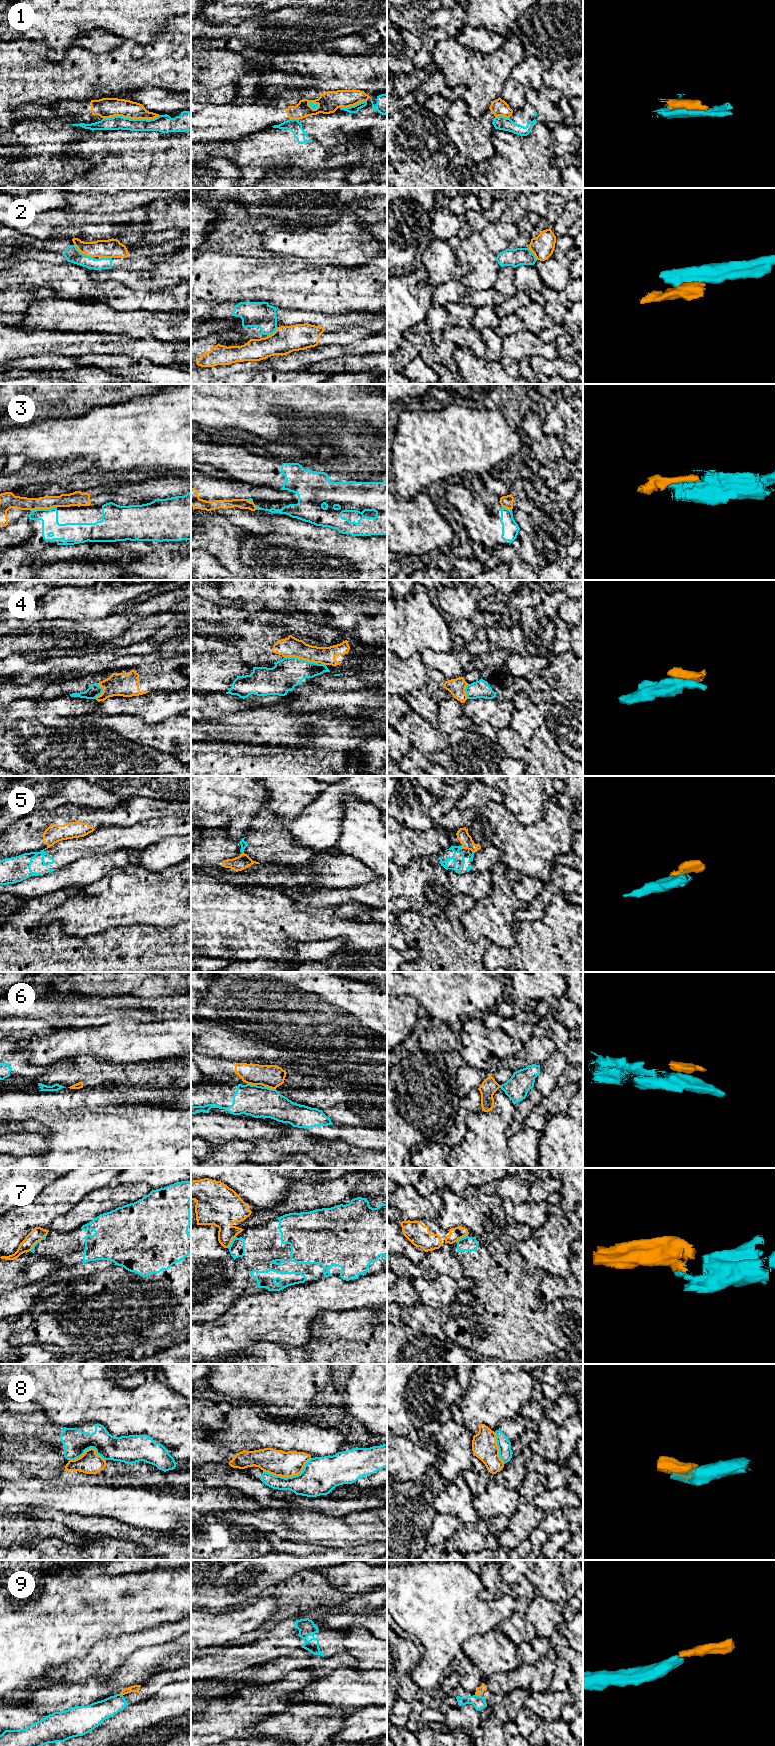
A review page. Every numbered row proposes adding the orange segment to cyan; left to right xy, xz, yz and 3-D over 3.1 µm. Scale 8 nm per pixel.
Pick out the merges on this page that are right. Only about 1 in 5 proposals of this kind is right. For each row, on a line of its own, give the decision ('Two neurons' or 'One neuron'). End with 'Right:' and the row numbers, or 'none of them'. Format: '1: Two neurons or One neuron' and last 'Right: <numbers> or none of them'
1: Two neurons
2: Two neurons
3: Two neurons
4: Two neurons
5: Two neurons
6: Two neurons
7: Two neurons
8: Two neurons
9: Two neurons
Right: none of them

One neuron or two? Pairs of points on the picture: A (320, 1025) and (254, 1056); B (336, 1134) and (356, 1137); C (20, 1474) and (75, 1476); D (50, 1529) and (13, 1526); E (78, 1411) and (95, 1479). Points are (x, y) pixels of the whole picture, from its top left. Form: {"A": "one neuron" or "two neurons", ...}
{"A": "two neurons", "B": "one neuron", "C": "one neuron", "D": "one neuron", "E": "two neurons"}

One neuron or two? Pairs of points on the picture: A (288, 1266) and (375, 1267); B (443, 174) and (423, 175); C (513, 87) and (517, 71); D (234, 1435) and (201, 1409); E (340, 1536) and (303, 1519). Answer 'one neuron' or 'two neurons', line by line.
A: one neuron
B: one neuron
C: two neurons
D: two neurons
E: one neuron

